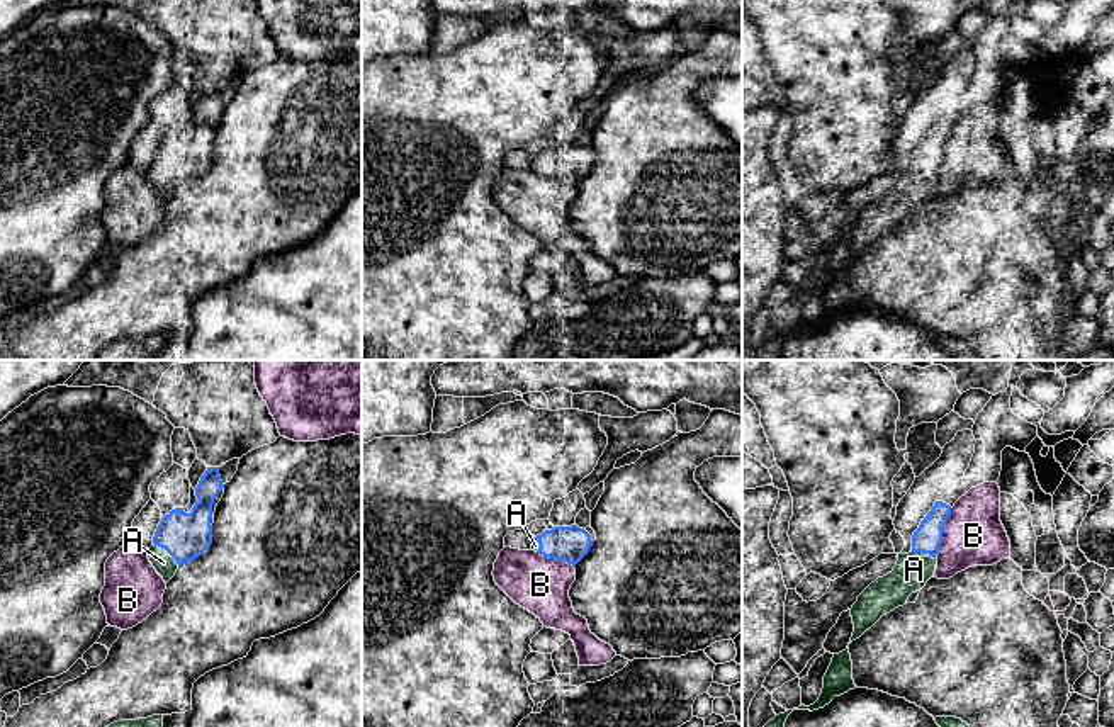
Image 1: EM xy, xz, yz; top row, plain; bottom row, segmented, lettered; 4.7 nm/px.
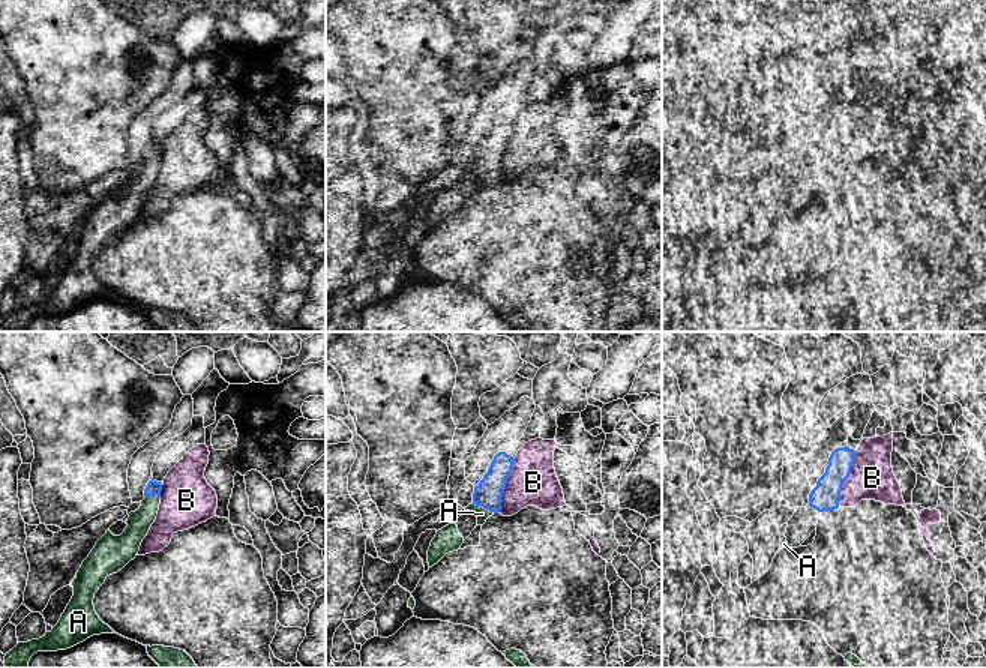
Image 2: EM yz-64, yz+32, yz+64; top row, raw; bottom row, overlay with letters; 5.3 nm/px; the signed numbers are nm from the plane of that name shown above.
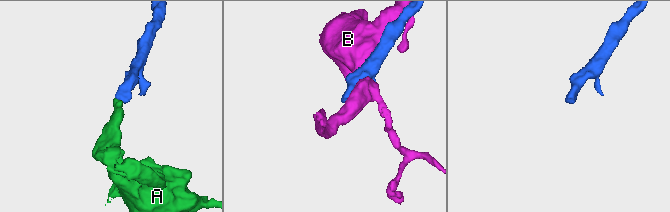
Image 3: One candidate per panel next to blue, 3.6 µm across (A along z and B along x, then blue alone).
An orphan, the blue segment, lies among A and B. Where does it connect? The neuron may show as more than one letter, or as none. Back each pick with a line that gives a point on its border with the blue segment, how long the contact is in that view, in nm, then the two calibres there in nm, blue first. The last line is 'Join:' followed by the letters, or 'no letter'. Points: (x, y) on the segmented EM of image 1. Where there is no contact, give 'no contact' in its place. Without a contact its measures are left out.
A: xy (167, 551) | 170 nm | 220/100 nm
Join: A

